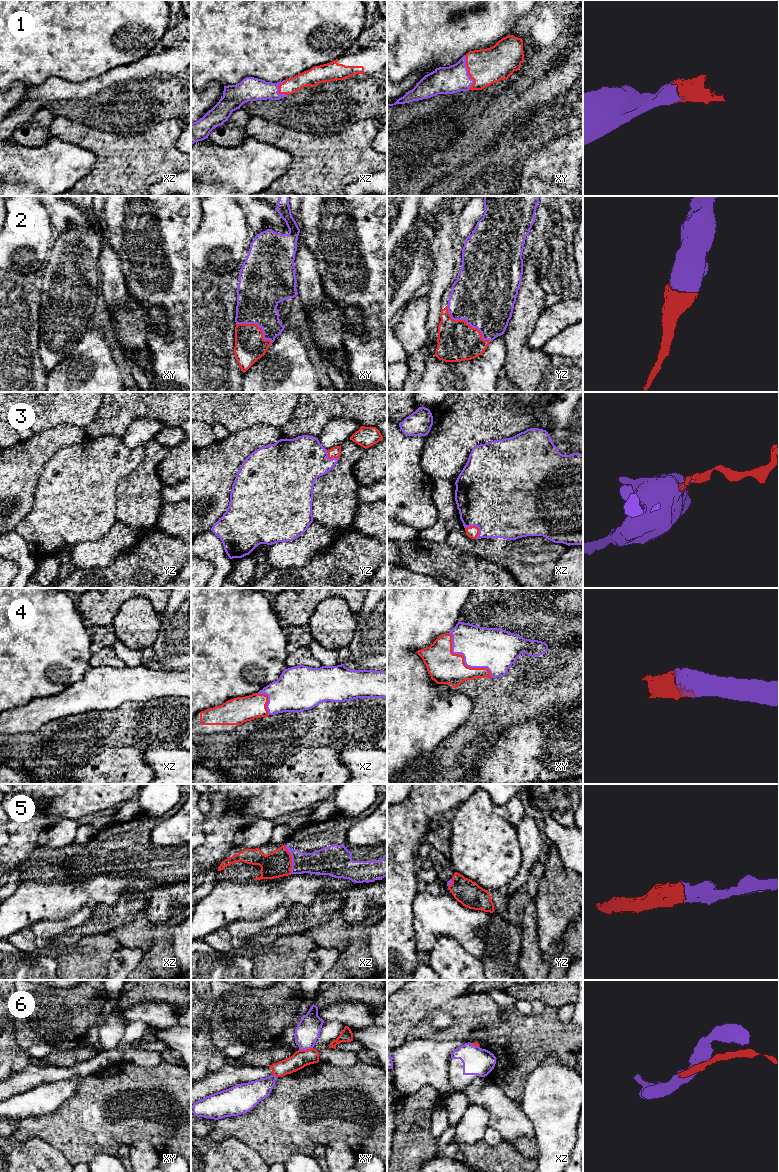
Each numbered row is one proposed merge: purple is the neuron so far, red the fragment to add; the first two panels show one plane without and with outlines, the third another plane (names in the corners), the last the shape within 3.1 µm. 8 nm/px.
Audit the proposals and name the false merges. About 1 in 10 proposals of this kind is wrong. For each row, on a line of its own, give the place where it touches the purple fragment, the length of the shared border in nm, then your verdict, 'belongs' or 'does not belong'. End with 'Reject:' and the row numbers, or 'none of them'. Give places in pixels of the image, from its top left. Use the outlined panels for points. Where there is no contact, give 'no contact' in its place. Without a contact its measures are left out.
1: meets purple in xy at (467, 72); contact 280 nm long; belongs
2: meets purple in yz at (467, 323); contact 460 nm long; belongs
3: meets purple in xz at (476, 526); contact 130 nm long; belongs
4: meets purple in xy at (464, 660); contact 500 nm long; belongs
5: meets purple in xz at (292, 859); contact 240 nm long; belongs
6: meets purple in xy at (305, 1049); contact 110 nm long; does not belong
Reject: 6

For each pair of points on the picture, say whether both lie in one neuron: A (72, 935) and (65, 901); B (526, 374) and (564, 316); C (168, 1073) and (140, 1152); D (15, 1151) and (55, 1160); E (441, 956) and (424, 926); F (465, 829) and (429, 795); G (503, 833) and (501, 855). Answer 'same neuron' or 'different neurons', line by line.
A: different neurons
B: different neurons
C: different neurons
D: same neuron
E: different neurons
F: different neurons
G: same neuron

